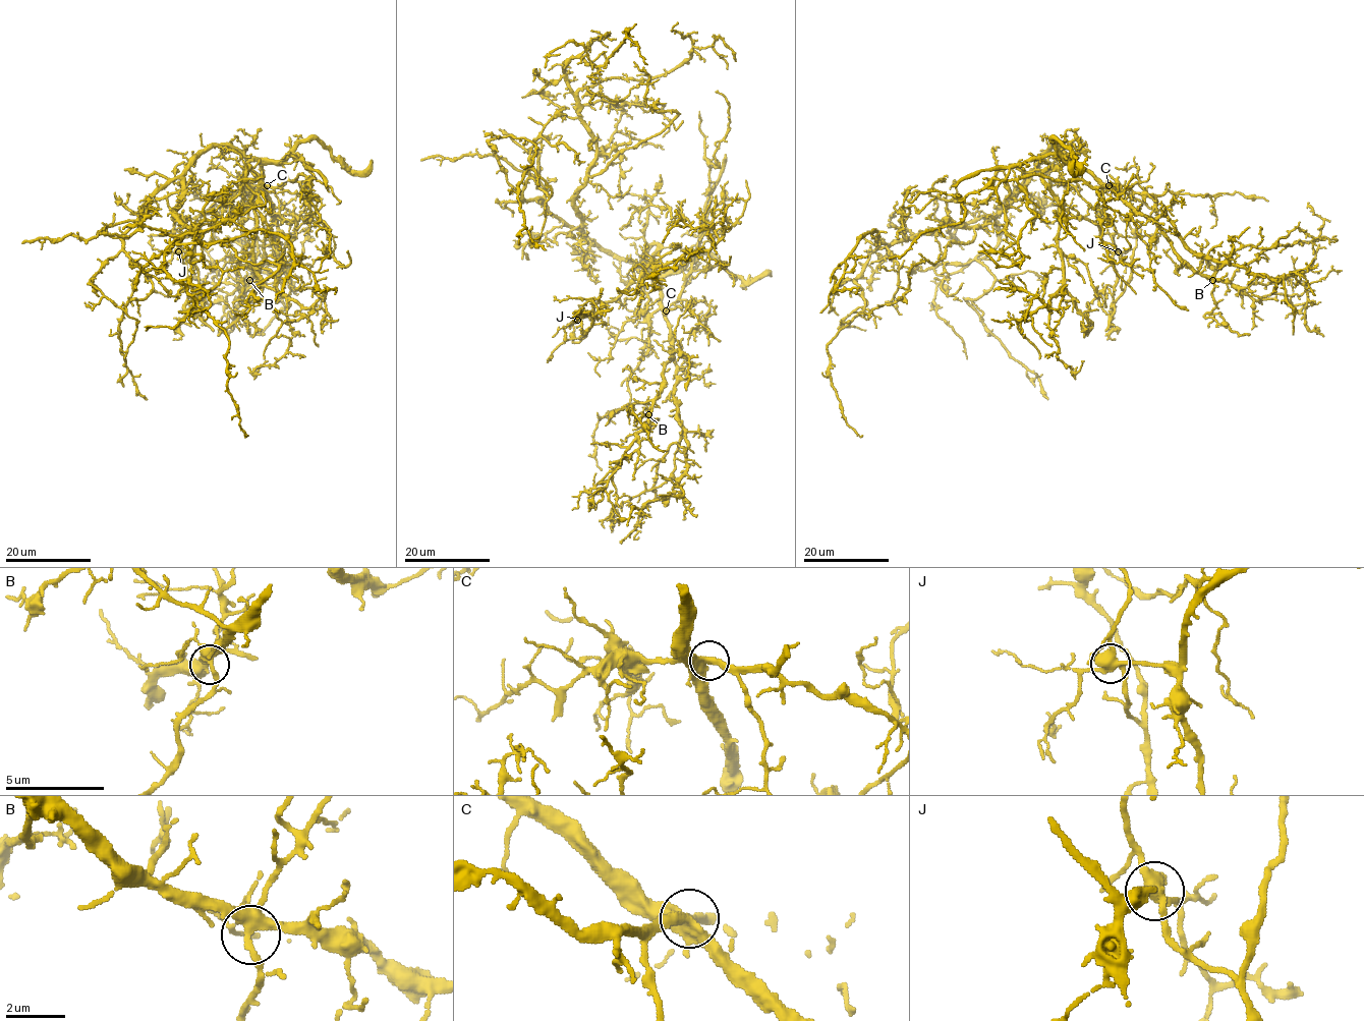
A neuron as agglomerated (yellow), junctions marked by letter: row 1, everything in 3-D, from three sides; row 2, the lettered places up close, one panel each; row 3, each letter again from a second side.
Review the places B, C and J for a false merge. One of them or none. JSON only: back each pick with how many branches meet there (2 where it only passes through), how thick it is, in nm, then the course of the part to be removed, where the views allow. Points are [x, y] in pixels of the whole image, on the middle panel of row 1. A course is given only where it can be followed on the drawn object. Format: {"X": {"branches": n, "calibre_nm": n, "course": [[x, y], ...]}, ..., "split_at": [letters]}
{"J": {"branches": 4, "calibre_nm": 440, "course": [[577, 320], [586, 333], [598, 308], [591, 300], [582, 304], [586, 304]]}, "split_at": ["J"]}

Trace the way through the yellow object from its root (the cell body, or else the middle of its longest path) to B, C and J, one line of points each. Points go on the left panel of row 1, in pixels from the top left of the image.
B: (193, 162), (221, 145), (260, 162), (273, 224), (265, 238), (264, 264), (249, 280)
C: (193, 162), (214, 146), (229, 145), (260, 162), (261, 181), (267, 185)
J: (193, 162), (214, 146), (229, 145), (247, 161), (259, 190), (207, 229), (192, 251), (178, 251)

